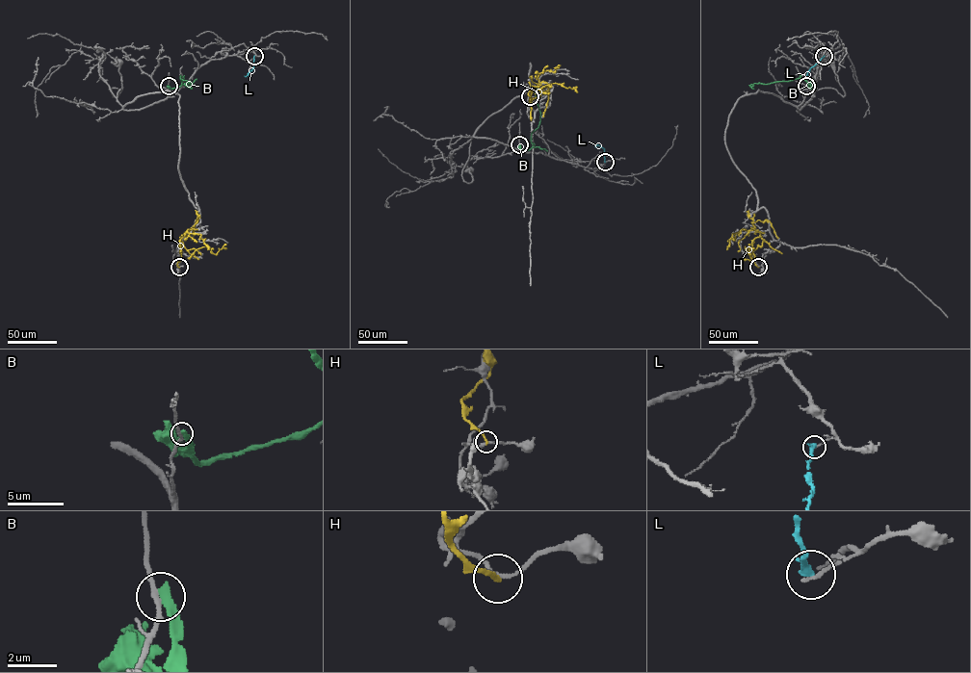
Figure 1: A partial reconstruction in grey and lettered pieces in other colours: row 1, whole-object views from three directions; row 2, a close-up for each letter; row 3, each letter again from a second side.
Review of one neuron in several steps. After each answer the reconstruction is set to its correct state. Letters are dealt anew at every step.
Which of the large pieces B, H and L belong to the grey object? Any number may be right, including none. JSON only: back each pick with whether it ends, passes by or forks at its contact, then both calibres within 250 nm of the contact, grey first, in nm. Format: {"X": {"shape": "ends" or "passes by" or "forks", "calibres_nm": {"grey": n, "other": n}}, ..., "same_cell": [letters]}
{"same_cell": []}

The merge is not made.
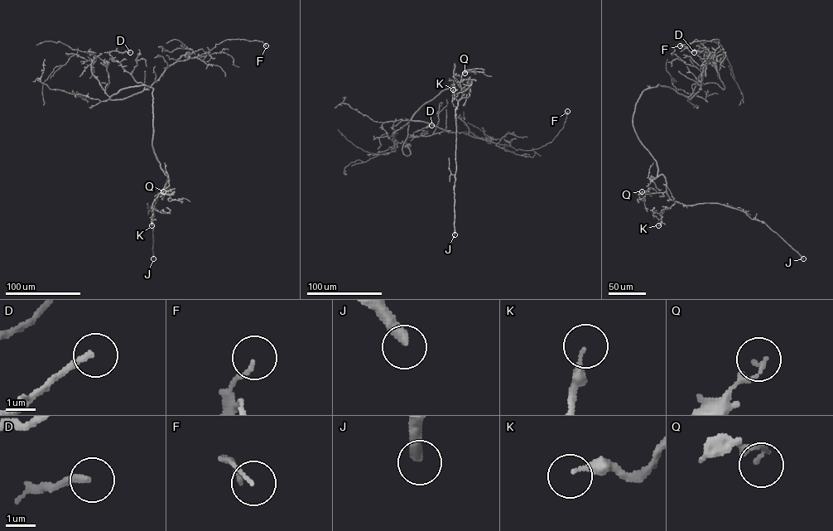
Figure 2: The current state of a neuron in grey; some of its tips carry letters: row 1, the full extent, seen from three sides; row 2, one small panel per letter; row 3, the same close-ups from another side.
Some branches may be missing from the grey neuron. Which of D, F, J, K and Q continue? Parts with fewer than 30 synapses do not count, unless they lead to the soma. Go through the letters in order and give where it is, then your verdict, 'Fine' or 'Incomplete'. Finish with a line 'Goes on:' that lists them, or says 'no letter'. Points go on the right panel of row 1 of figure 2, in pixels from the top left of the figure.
D: Place: (694, 52). Fine
F: Place: (680, 45). Fine
J: Place: (803, 258). Incomplete
K: Place: (658, 225). Fine
Q: Place: (642, 191). Fine
Goes on: J

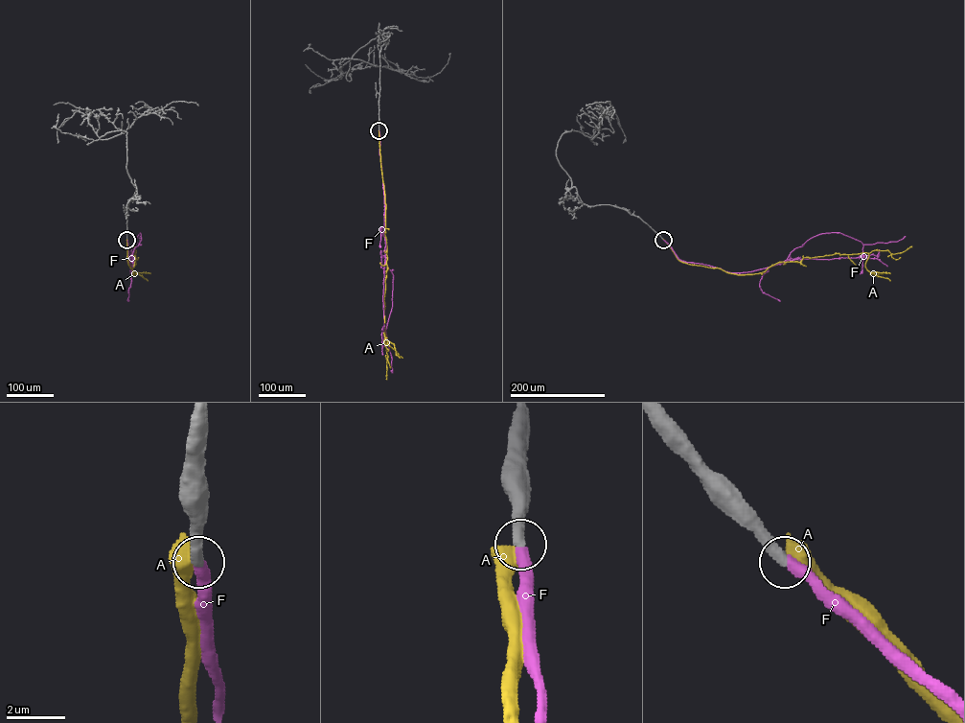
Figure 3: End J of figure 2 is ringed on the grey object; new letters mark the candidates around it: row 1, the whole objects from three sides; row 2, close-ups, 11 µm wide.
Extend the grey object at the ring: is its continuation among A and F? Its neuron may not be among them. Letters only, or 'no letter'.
F

